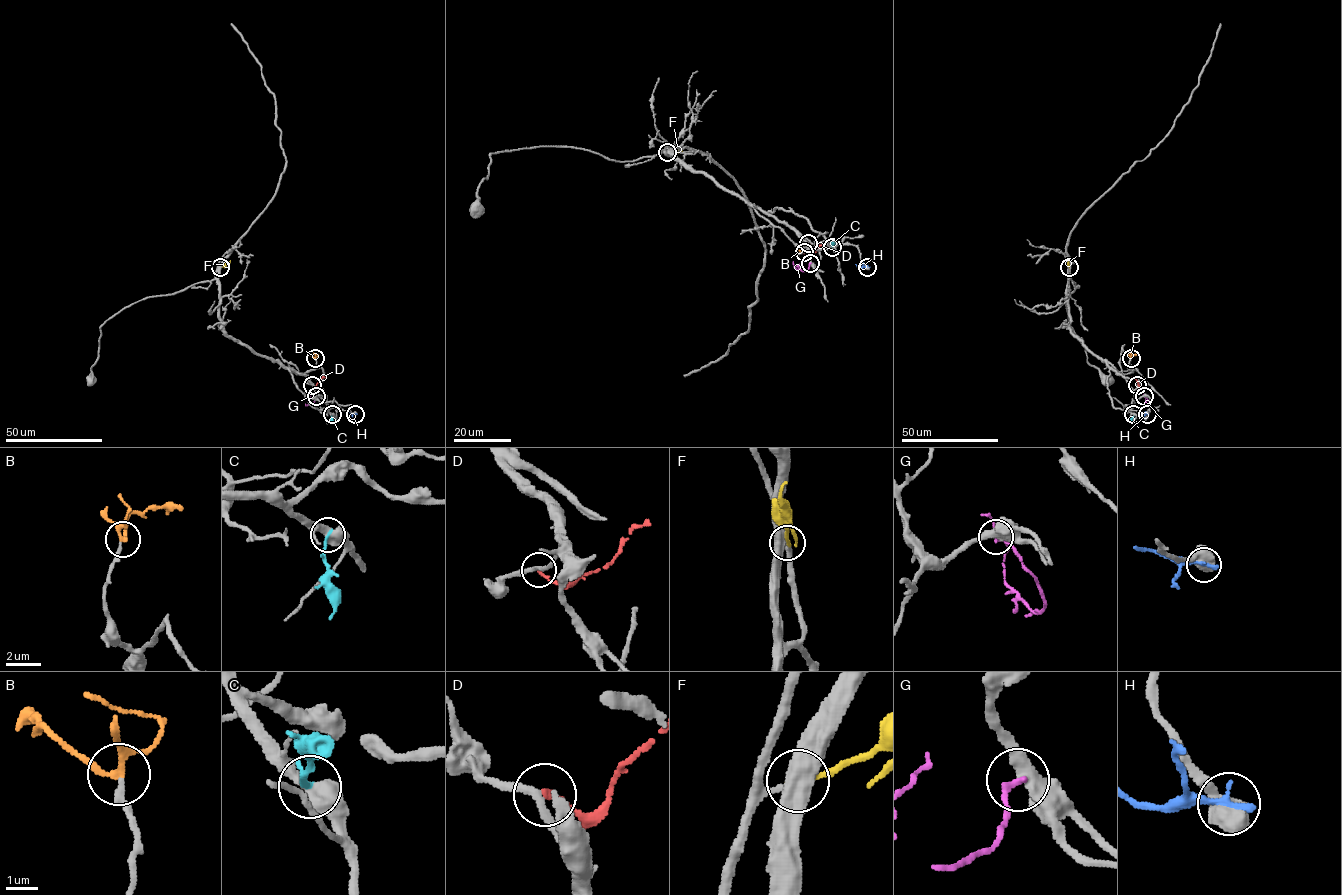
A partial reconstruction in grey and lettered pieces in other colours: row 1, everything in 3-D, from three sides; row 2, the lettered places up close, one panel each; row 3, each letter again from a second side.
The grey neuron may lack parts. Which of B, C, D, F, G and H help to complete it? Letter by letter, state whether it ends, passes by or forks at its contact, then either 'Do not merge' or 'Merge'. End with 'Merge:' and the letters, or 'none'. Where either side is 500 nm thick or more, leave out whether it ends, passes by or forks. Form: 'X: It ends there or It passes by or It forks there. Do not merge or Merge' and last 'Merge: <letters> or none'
B: It forks there. Merge
C: Do not merge
D: It ends there. Do not merge
F: It ends there. Merge
G: It ends there. Do not merge
H: Do not merge
Merge: B, F

